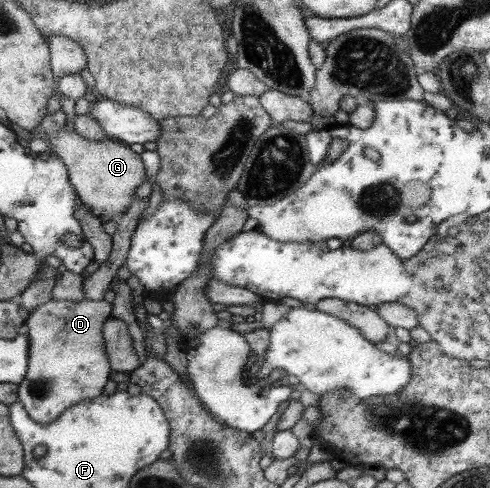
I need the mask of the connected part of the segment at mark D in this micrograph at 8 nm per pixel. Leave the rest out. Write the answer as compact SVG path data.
M51 299L28 314L24 332L29 338L29 366L25 377L18 385L17 395L18 402L21 402L34 422L50 424L71 406L102 394L113 372L105 351L105 339L102 333L104 322L111 316L112 310L113 302L105 299L97 301L83 299L79 302Z

